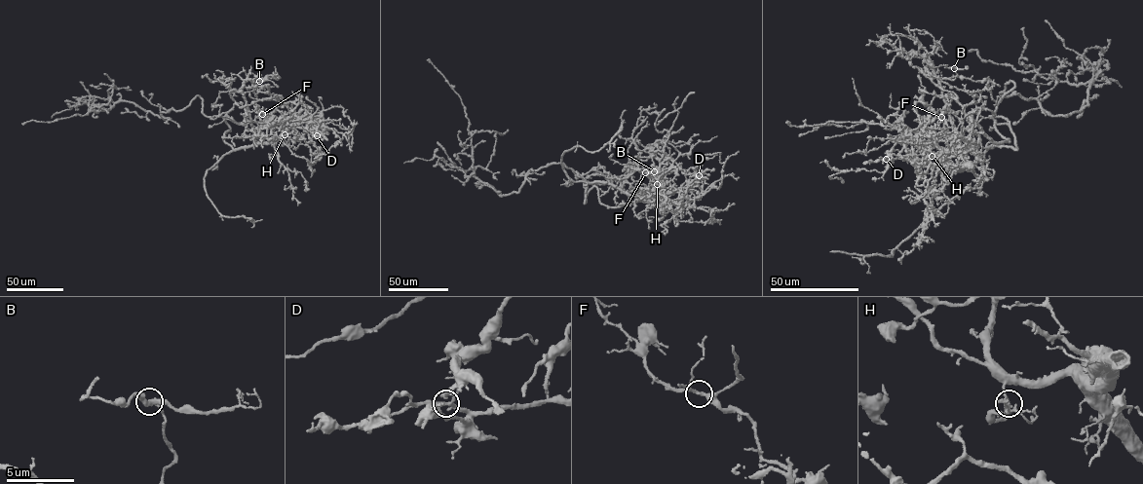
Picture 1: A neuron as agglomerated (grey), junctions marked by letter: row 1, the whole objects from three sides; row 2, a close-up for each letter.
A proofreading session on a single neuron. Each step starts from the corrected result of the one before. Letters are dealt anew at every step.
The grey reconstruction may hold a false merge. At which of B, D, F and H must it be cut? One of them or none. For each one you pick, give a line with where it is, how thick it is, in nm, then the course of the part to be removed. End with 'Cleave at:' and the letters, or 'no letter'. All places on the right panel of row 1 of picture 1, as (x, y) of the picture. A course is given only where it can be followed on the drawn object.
Cleave at: no letter

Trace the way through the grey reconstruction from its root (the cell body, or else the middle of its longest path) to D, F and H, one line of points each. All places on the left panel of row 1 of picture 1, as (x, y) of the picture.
D: (203, 103), (206, 115), (238, 123), (260, 123), (276, 110), (288, 118), (303, 117), (317, 122), (317, 135)
F: (203, 103), (206, 115), (238, 123), (260, 123), (276, 110), (287, 119), (273, 124), (262, 114)
H: (203, 103), (204, 114), (220, 116), (228, 125), (224, 139), (234, 149), (274, 142), (285, 134)

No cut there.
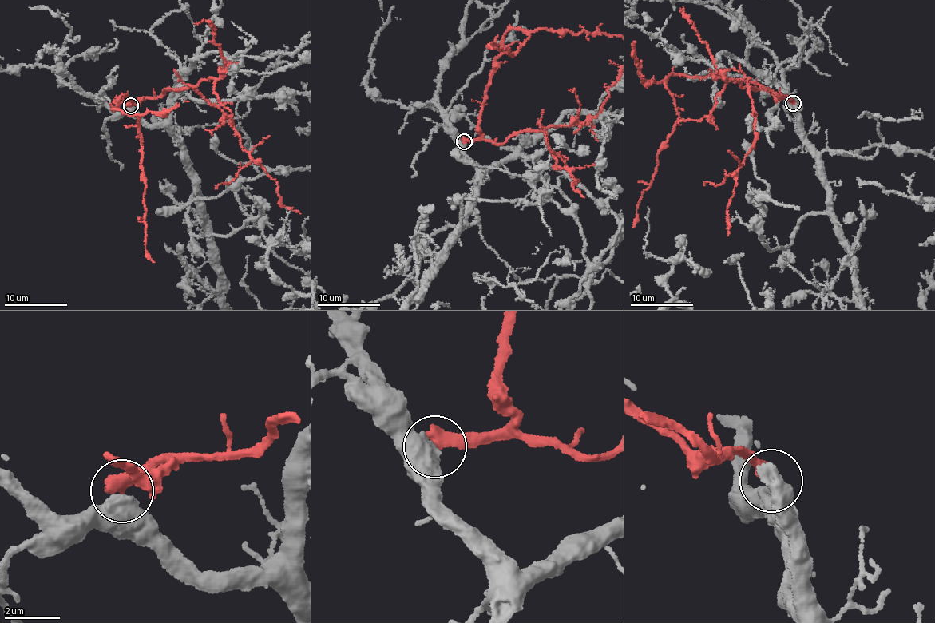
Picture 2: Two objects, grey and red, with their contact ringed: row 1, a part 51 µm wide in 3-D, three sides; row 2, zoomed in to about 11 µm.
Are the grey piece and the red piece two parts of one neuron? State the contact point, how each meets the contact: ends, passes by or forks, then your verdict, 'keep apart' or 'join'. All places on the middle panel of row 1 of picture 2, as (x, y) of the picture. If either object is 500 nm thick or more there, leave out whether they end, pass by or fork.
(464, 141) | keep apart

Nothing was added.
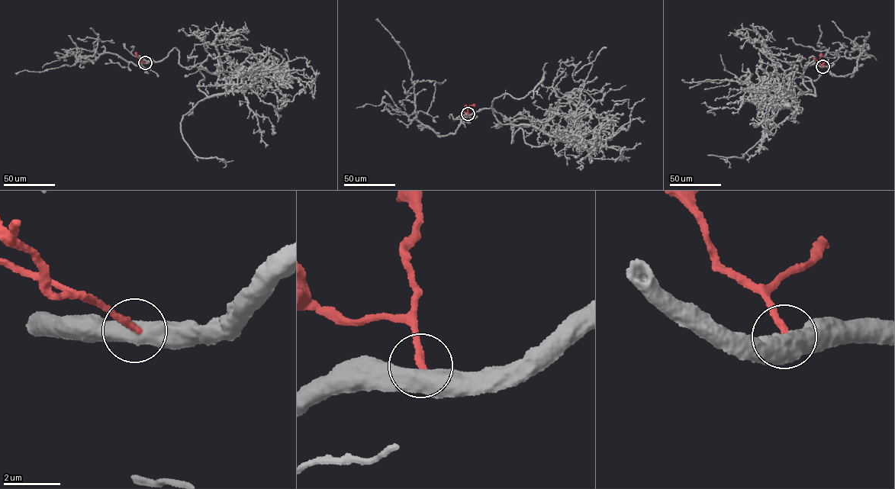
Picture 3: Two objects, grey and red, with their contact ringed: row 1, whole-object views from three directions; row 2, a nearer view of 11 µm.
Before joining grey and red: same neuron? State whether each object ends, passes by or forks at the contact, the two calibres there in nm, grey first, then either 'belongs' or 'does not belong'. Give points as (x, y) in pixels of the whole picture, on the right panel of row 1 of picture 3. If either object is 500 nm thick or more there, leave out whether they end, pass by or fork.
calibres 550 and 240 nm; belongs

